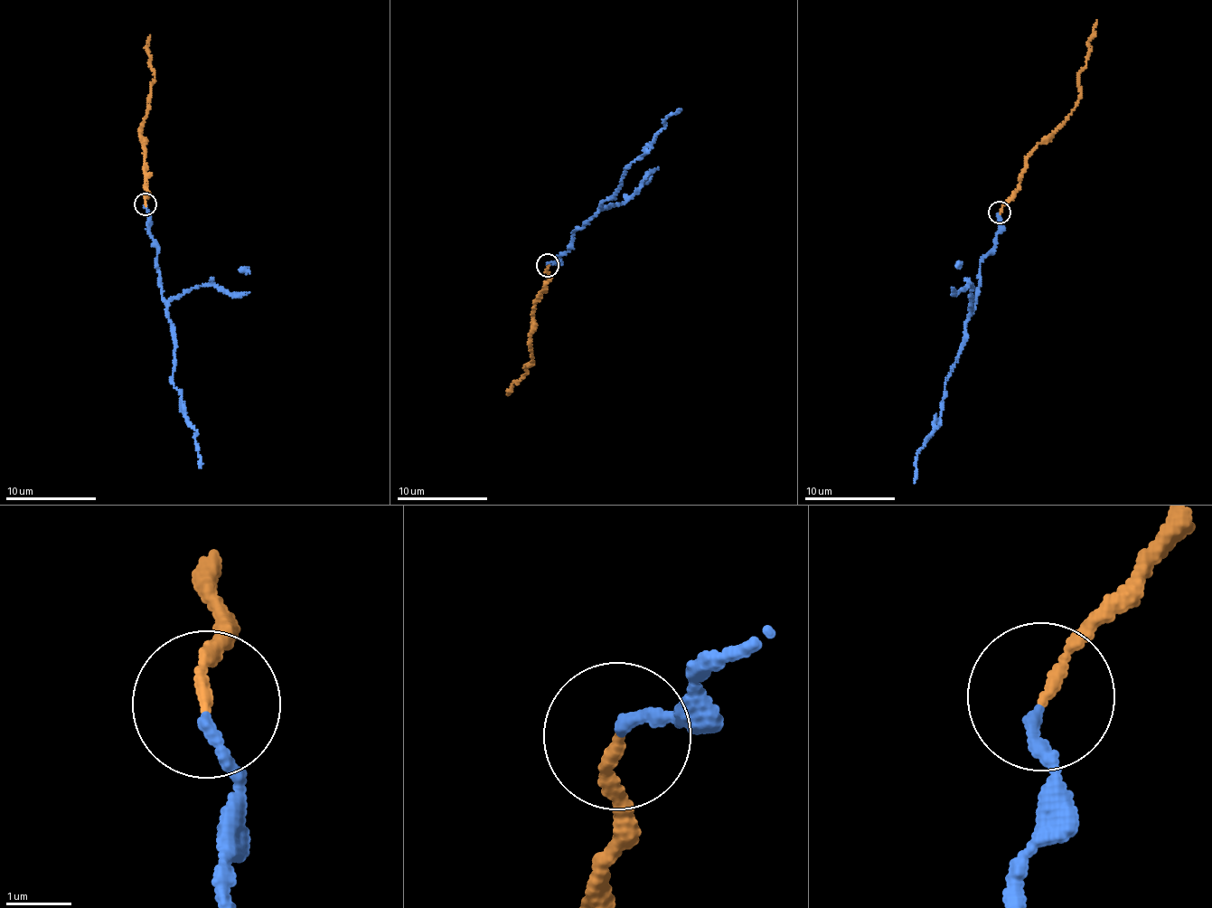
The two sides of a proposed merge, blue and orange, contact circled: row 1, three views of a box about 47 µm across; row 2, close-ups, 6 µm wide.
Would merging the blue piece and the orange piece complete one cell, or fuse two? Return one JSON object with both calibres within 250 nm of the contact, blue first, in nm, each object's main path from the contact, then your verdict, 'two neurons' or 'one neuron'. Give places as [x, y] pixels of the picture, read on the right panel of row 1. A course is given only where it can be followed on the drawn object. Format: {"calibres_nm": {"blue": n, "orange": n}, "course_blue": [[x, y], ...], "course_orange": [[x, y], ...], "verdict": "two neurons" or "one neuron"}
{"calibres_nm": {"blue": 170, "orange": 160}, "course_blue": [[1000, 213], [997, 243], [980, 264], [977, 303], [958, 362], [944, 383], [938, 425], [917, 455], [914, 483]], "course_orange": [[1000, 212], [1019, 183], [1024, 156], [1077, 105], [1079, 73], [1086, 63], [1088, 38], [1096, 20]], "verdict": "one neuron"}

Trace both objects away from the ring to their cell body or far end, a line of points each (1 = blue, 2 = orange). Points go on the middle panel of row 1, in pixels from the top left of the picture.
1: (549, 265), (679, 108)
2: (548, 266), (542, 290), (533, 300), (528, 342), (532, 360), (523, 367), (526, 374), (511, 383), (508, 394)

